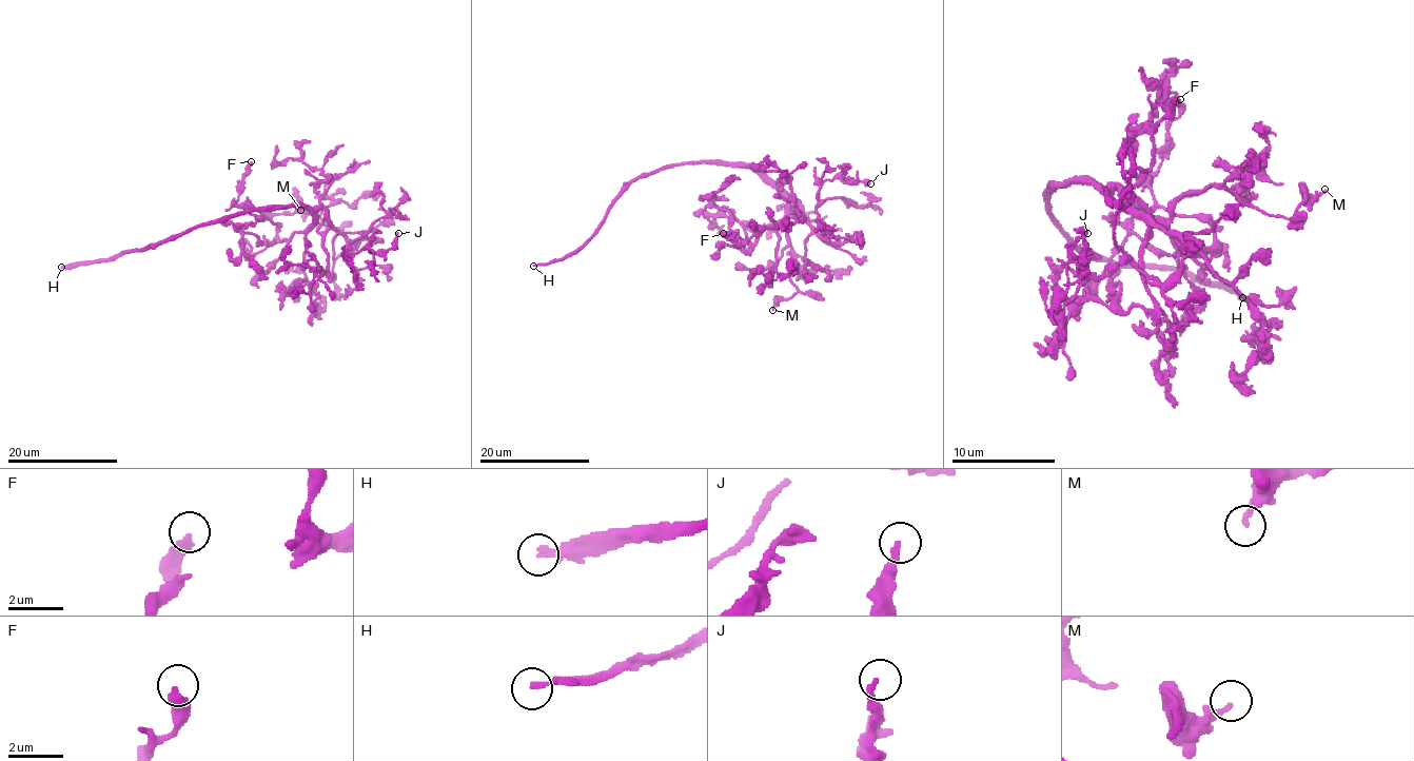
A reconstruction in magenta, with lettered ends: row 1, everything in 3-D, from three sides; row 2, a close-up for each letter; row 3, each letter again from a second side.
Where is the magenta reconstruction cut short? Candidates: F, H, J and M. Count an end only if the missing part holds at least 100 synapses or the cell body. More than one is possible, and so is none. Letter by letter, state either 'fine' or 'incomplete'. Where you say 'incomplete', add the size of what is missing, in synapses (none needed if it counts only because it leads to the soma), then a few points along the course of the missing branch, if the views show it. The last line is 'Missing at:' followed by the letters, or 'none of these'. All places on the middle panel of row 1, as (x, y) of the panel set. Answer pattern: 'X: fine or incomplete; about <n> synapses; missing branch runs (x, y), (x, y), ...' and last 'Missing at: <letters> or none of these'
F: fine
H: incomplete
J: fine
M: fine
Missing at: H

